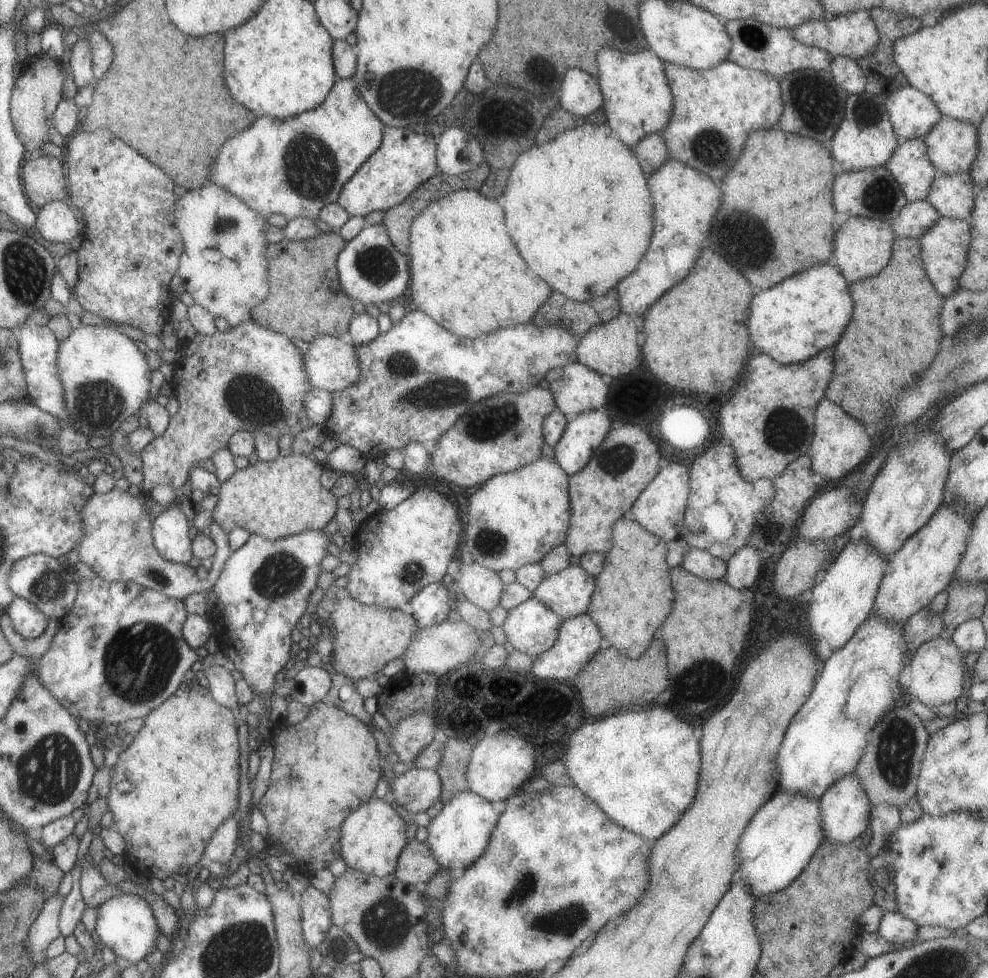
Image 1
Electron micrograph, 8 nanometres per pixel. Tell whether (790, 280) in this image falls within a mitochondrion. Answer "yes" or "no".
no

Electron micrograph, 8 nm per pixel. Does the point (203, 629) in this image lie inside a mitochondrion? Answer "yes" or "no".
no

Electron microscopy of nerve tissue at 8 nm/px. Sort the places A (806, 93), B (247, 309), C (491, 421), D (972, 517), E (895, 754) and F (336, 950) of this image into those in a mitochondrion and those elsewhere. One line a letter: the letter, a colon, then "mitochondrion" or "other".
A: mitochondrion
B: other
C: mitochondrion
D: other
E: mitochondrion
F: other

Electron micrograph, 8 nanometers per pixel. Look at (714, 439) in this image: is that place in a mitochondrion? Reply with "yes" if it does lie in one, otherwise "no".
no

